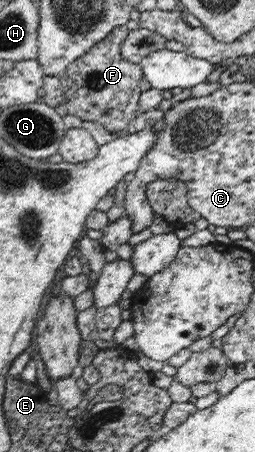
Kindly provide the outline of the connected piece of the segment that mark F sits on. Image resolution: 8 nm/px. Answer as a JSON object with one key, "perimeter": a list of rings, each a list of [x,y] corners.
{"perimeter":[[[126,24],[116,26],[103,40],[93,44],[89,52],[74,60],[60,76],[68,114],[79,117],[81,121],[102,124],[112,133],[124,133],[129,122],[140,114],[142,66],[129,62],[121,55],[121,44],[129,32]]]}

